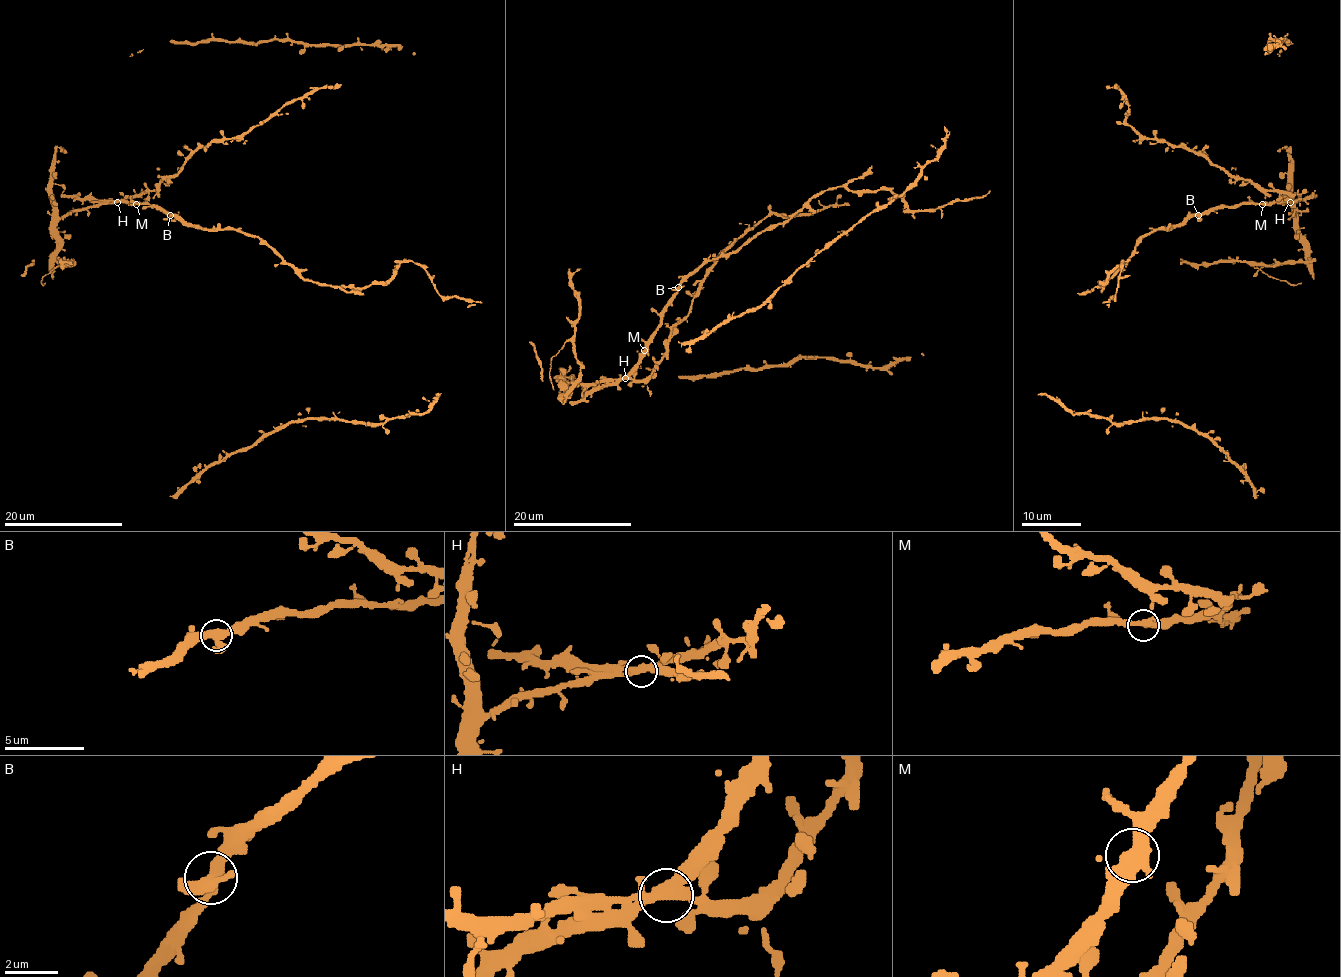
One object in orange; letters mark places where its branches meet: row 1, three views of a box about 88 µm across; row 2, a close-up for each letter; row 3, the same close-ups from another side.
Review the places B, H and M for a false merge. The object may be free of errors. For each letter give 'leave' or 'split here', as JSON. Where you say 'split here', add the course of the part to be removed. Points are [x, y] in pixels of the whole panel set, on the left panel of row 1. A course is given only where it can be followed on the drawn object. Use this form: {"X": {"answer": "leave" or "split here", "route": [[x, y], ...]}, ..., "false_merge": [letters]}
{"B": {"answer": "leave"}, "H": {"answer": "split here"}, "M": {"answer": "leave"}, "false_merge": ["H"]}

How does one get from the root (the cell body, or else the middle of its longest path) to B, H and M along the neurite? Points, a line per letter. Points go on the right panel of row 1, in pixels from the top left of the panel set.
B: (1136, 247), (1136, 243), (1151, 231), (1170, 230), (1198, 215)
H: (1136, 247), (1136, 243), (1151, 231), (1170, 230), (1194, 215), (1208, 213), (1217, 207), (1290, 201)
M: (1136, 247), (1136, 243), (1151, 231), (1170, 230), (1194, 215), (1243, 203), (1262, 204)

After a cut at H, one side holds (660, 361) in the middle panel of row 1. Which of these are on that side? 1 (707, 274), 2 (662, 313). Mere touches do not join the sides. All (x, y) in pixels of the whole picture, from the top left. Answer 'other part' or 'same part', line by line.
1: same part
2: other part

